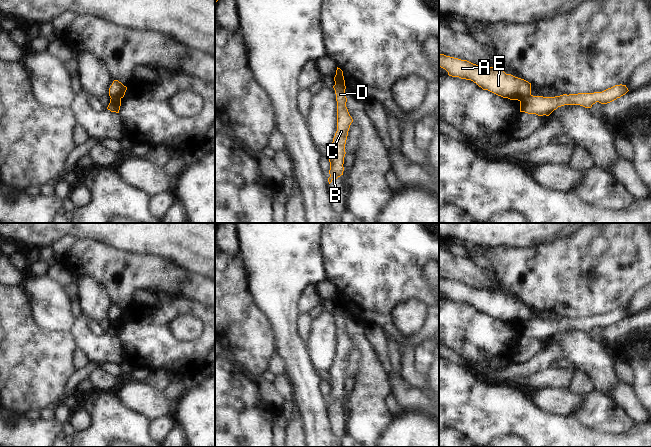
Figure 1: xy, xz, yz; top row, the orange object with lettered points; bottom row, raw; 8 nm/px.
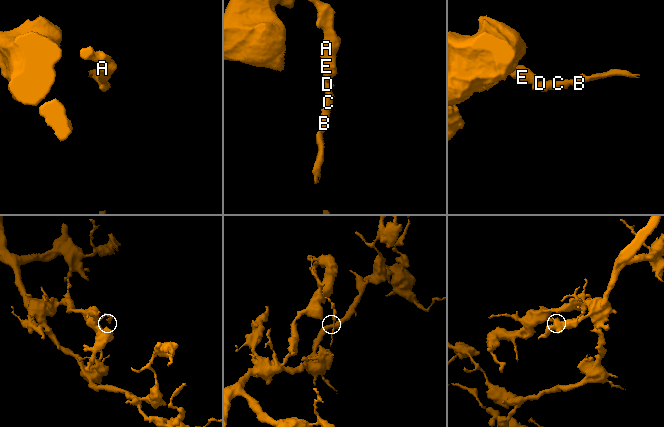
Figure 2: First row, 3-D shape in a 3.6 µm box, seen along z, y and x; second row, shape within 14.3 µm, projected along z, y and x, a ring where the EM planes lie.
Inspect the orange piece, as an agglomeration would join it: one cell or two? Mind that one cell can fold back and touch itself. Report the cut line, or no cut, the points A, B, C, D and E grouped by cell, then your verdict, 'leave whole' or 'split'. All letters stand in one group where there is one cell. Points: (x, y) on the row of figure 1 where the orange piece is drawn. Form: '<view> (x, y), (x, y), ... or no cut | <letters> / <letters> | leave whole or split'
yz (531, 95), (520, 101) | A E / B C D | split

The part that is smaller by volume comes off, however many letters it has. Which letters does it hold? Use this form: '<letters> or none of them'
B, C, D

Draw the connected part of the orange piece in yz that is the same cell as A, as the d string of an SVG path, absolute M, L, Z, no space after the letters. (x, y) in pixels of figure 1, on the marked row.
M440 53L439 66L445 69L449 76L471 80L483 90L488 90L503 98L521 101L531 96L531 83L506 74L498 68L476 65L467 60Z

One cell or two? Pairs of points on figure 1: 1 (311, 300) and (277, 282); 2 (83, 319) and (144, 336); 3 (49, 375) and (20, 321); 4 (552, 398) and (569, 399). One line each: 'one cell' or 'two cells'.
1: two cells
2: two cells
3: one cell
4: one cell

